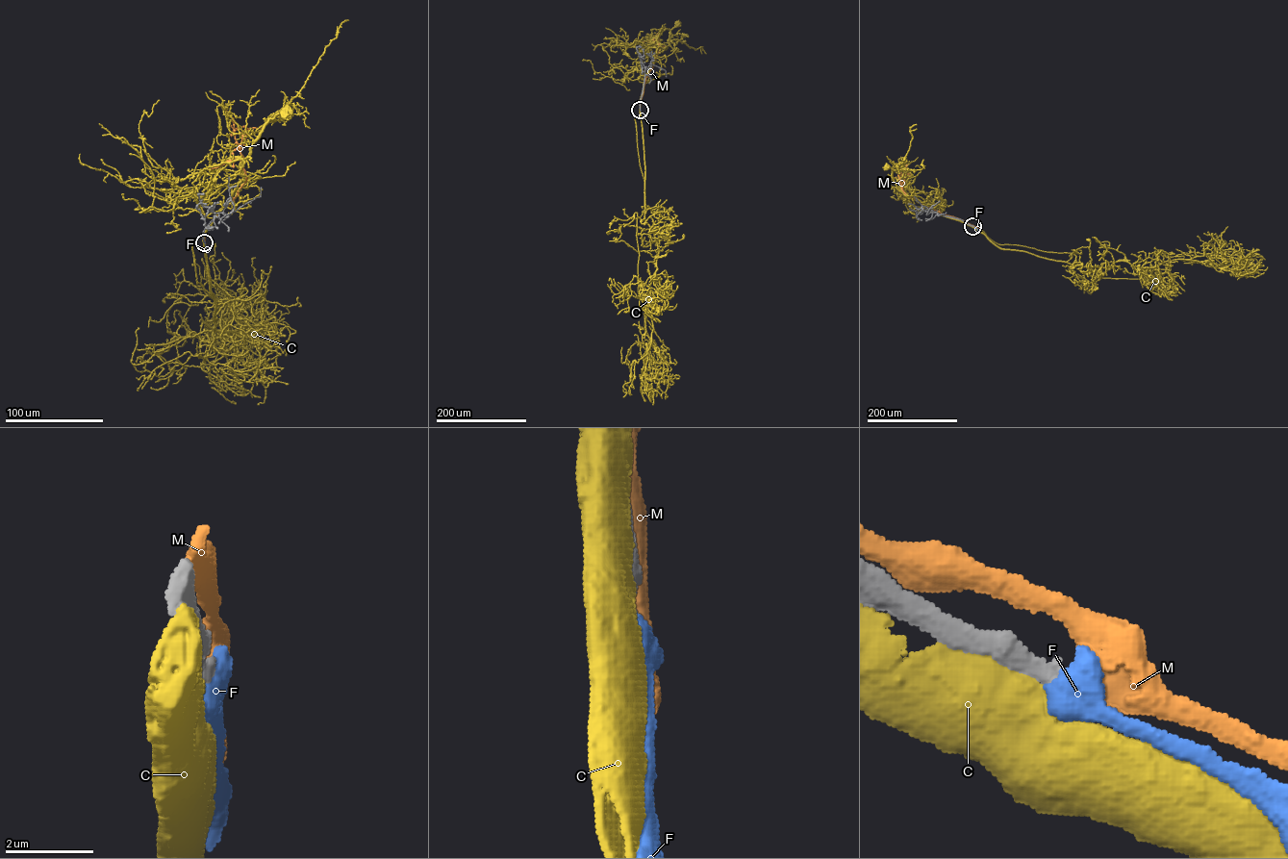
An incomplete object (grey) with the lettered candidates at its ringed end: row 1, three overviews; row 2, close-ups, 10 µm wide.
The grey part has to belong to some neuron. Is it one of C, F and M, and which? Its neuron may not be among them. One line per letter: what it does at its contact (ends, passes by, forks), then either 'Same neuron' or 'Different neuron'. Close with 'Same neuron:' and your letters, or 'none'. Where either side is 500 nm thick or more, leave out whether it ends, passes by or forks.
C: Different neuron
F: Same neuron
M: Different neuron
Same neuron: F

